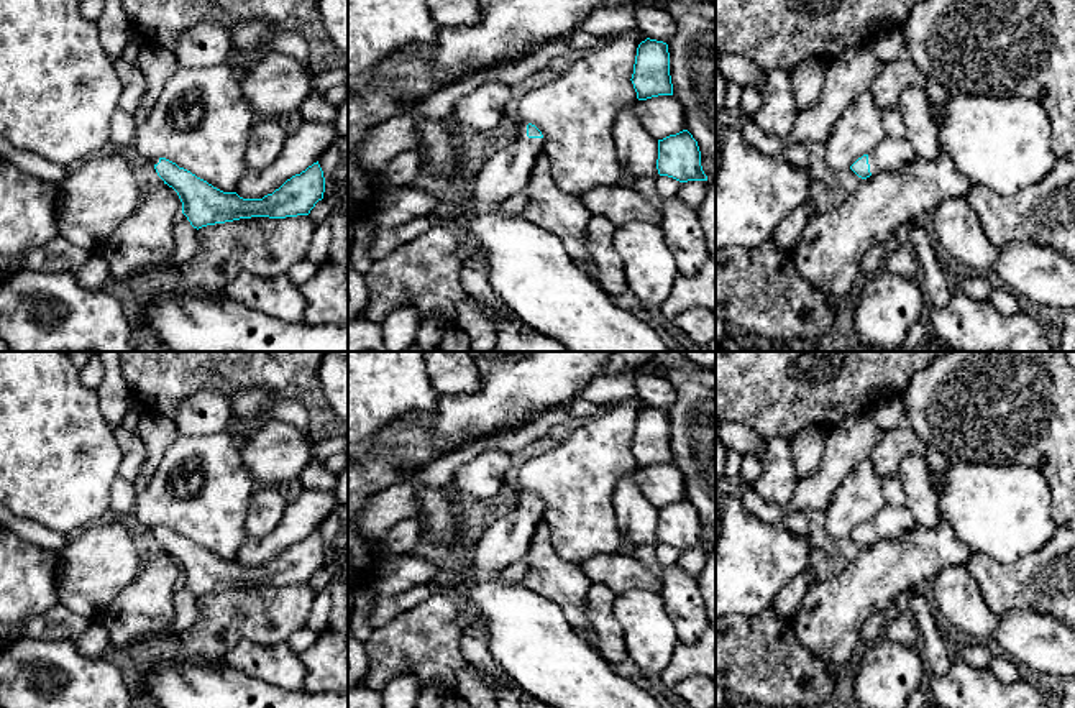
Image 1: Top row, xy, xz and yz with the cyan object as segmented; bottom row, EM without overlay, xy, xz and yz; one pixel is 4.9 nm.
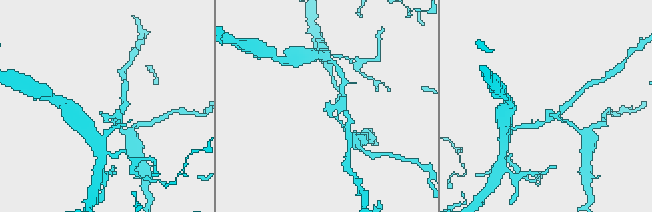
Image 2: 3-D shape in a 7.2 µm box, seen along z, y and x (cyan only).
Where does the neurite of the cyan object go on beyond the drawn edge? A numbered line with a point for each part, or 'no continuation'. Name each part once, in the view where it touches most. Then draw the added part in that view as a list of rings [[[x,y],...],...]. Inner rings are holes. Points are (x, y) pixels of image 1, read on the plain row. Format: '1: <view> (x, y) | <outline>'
1: xz (509, 533) | [[[527,493],[512,506],[496,511],[473,549],[476,582],[487,580],[527,555],[542,513],[543,506],[527,504]]]

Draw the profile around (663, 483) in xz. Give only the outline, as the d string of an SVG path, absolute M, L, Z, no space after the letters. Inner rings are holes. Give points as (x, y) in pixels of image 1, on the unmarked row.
M658 463L638 468L635 483L650 504L656 508L686 498L684 475L675 463Z

